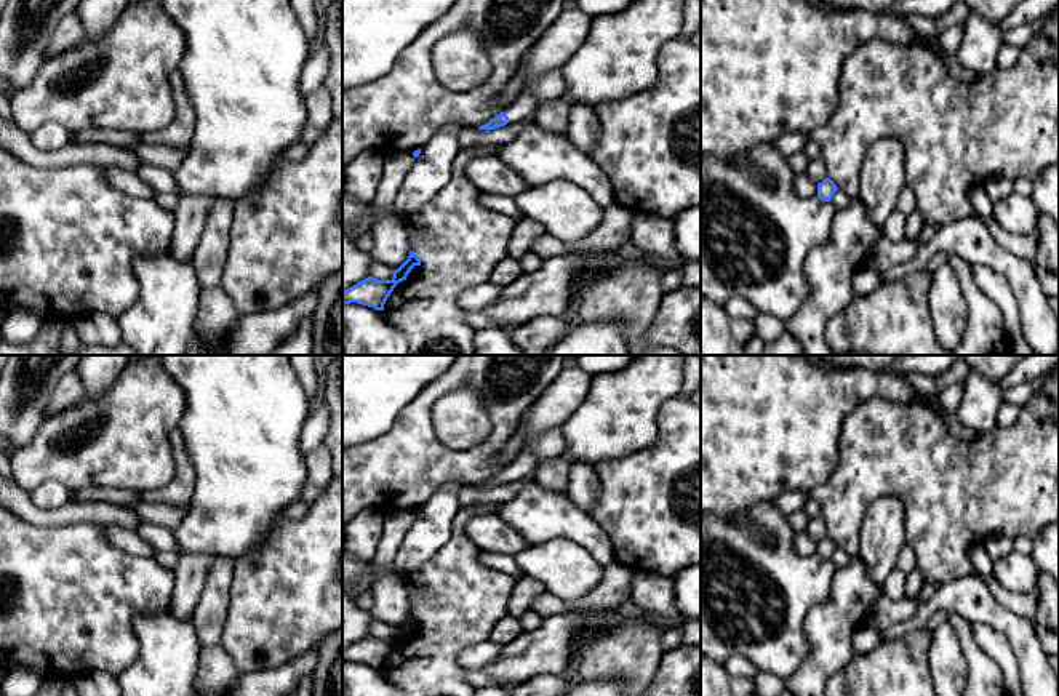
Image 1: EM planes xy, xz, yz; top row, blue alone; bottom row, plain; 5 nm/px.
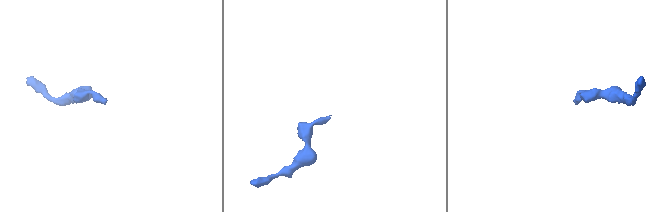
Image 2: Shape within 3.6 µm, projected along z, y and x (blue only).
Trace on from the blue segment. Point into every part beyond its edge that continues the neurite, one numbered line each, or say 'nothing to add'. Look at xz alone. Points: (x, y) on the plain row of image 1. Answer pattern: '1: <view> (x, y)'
1: xz (565, 394)

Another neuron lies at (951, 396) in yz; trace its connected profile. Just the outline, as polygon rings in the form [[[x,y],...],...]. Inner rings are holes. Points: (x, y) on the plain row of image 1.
[[[953,382],[939,390],[937,400],[949,416],[955,416],[958,405],[963,400],[963,382]]]

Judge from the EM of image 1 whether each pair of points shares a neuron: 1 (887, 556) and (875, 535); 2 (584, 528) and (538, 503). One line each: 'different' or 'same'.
1: same
2: same

